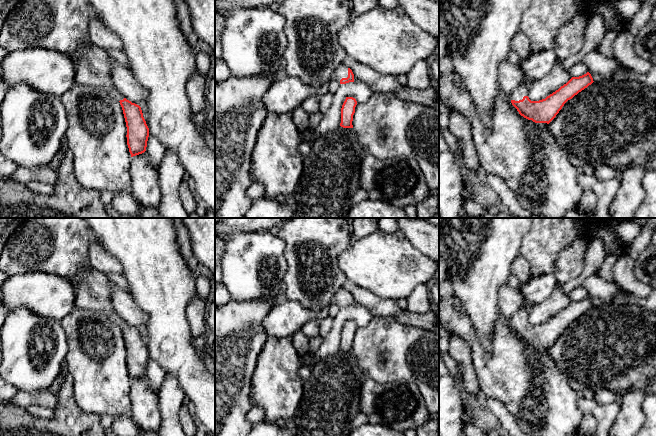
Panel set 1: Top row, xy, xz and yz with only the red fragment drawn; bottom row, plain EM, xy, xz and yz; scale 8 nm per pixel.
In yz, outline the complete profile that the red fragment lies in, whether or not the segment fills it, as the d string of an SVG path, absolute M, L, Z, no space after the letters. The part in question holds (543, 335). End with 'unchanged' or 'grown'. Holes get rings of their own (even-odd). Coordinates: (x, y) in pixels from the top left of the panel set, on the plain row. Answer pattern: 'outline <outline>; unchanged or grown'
outline M587 296L582 300L572 301L566 308L545 323L531 325L528 317L532 307L528 301L525 301L523 306L511 317L511 327L524 342L535 347L549 348L568 324L593 306L591 298Z; grown

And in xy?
outline M89 267L78 273L75 308L98 311L115 321L123 334L127 351L127 369L131 381L146 375L149 352L143 341L141 331L127 324L115 311L111 302L112 282L106 274Z; grown

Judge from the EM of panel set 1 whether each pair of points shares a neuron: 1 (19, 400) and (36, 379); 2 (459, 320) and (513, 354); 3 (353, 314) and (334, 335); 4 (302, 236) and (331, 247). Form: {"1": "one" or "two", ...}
{"1": "two", "2": "one", "3": "one", "4": "one"}

